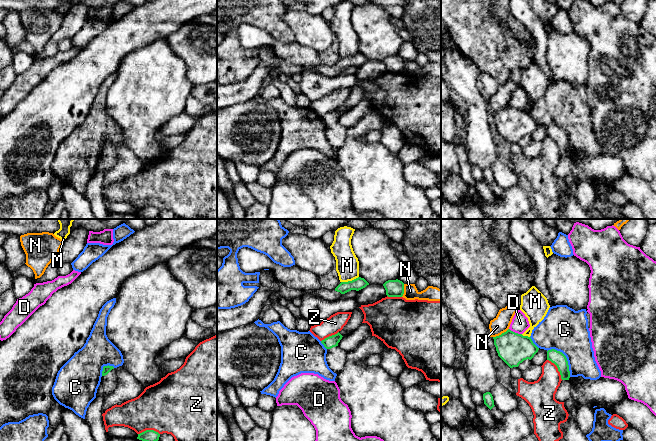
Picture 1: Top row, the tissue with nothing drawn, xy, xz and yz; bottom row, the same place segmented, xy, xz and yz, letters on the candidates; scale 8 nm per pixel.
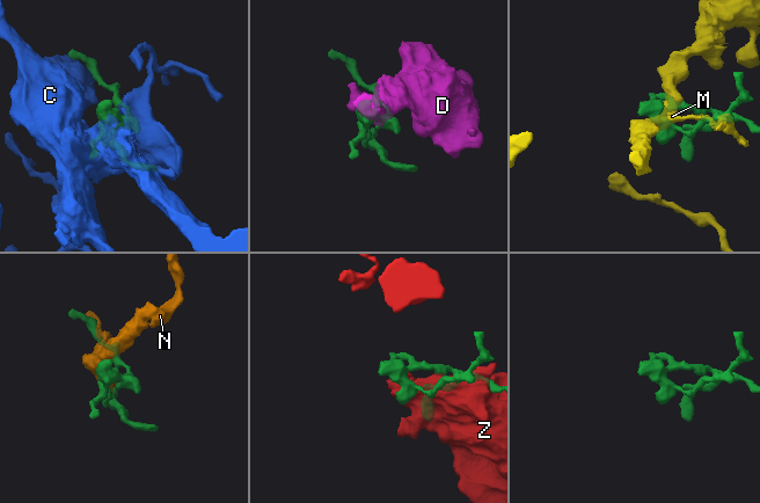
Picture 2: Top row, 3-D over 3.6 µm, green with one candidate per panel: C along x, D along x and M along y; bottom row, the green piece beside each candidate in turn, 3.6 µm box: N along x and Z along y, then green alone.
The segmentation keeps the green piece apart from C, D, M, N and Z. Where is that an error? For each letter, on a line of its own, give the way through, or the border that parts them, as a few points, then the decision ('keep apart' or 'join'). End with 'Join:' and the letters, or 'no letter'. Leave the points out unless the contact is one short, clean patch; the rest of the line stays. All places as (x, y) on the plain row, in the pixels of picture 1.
C: keep apart
D: border yz (509, 104), (521, 110); keep apart
M: keep apart
N: keep apart
Z: keep apart
Join: no letter

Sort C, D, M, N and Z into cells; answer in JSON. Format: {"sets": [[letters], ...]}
{"sets": [["C"], ["D"], ["M"], ["N"], ["Z"]]}

